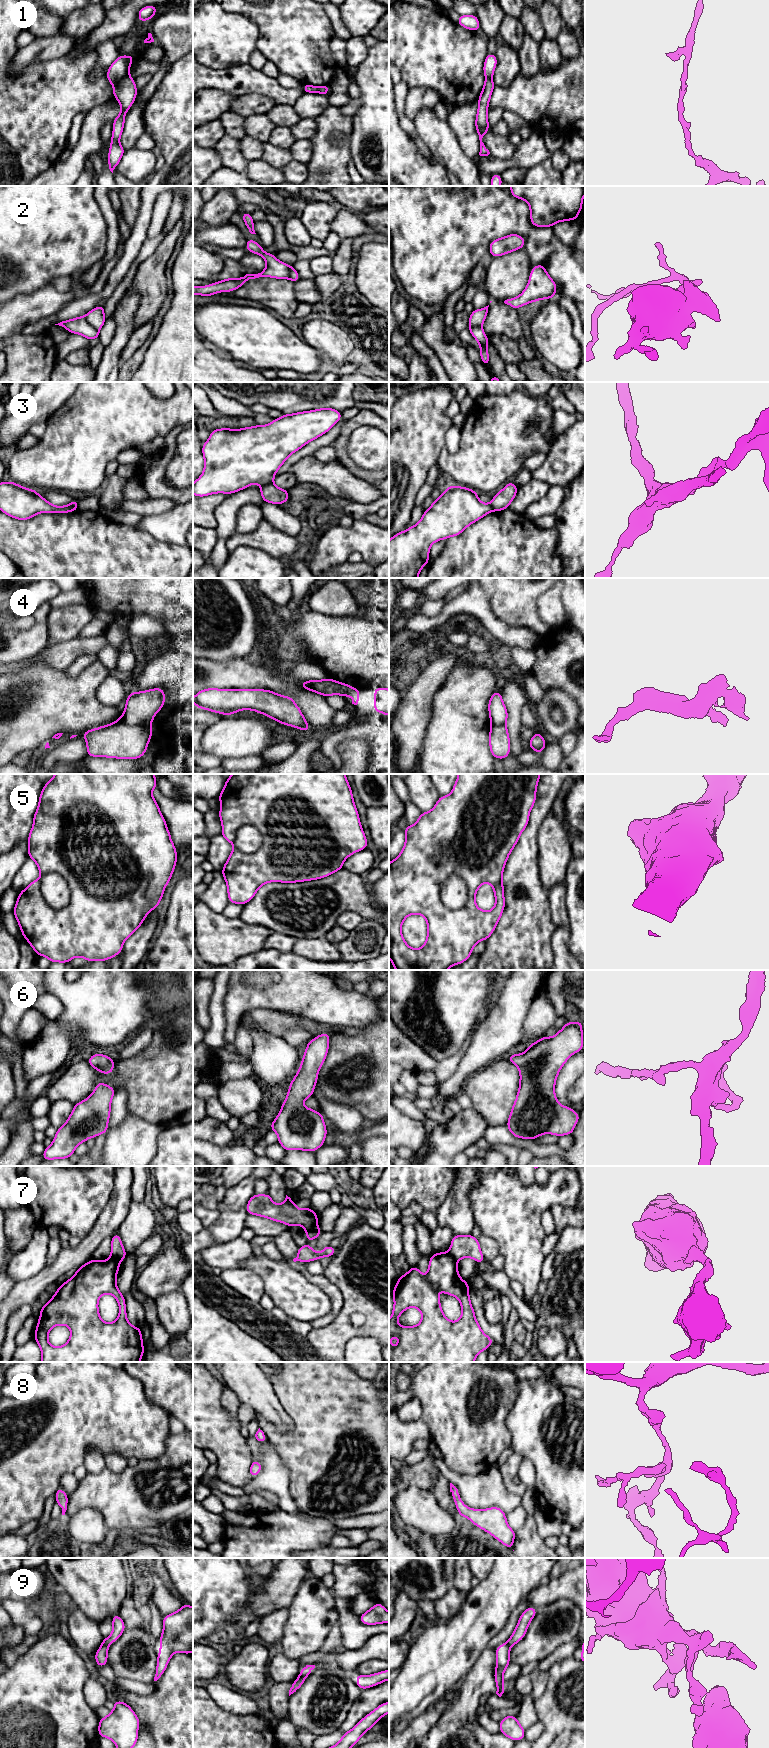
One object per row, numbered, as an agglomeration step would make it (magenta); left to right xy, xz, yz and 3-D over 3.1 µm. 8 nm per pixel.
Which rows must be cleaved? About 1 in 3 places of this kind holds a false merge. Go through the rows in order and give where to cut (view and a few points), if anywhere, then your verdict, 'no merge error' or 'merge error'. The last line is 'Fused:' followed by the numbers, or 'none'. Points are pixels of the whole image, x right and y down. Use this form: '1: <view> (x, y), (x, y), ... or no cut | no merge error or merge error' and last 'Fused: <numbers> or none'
1: xy (128, 73), (113, 85) | merge error
2: xy (84, 316), (98, 331) | merge error
3: xz (272, 482), (262, 486) | merge error
4: xy (120, 718), (131, 725), (148, 725) | merge error
5: xy (41, 874), (58, 873), (65, 880), (70, 900), (64, 908) | merge error
6: no cut | no merge error
7: xz (316, 1223), (306, 1231) | merge error
8: no cut | no merge error
9: xz (298, 1676), (305, 1677) | merge error
Fused: 1, 2, 3, 4, 5, 7, 9

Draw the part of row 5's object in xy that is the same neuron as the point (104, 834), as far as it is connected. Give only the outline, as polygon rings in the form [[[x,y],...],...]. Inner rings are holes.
[[[55,774],[43,786],[39,796],[39,804],[33,817],[33,826],[27,838],[28,857],[35,861],[41,875],[48,873],[61,875],[69,886],[71,896],[69,904],[65,908],[57,910],[52,908],[44,899],[40,890],[41,882],[39,879],[32,881],[23,891],[19,892],[13,912],[23,938],[29,942],[37,956],[47,957],[51,963],[67,963],[74,957],[83,957],[88,962],[107,961],[121,953],[125,940],[142,925],[151,910],[158,908],[164,889],[169,884],[174,872],[177,863],[177,851],[171,841],[165,818],[152,796],[152,791],[156,787],[157,782],[154,774]]]

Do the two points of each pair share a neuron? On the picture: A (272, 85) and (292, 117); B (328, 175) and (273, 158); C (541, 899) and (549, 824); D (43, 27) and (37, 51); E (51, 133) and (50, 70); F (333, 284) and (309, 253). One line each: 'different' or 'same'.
A: different
B: different
C: different
D: same
E: same
F: different

